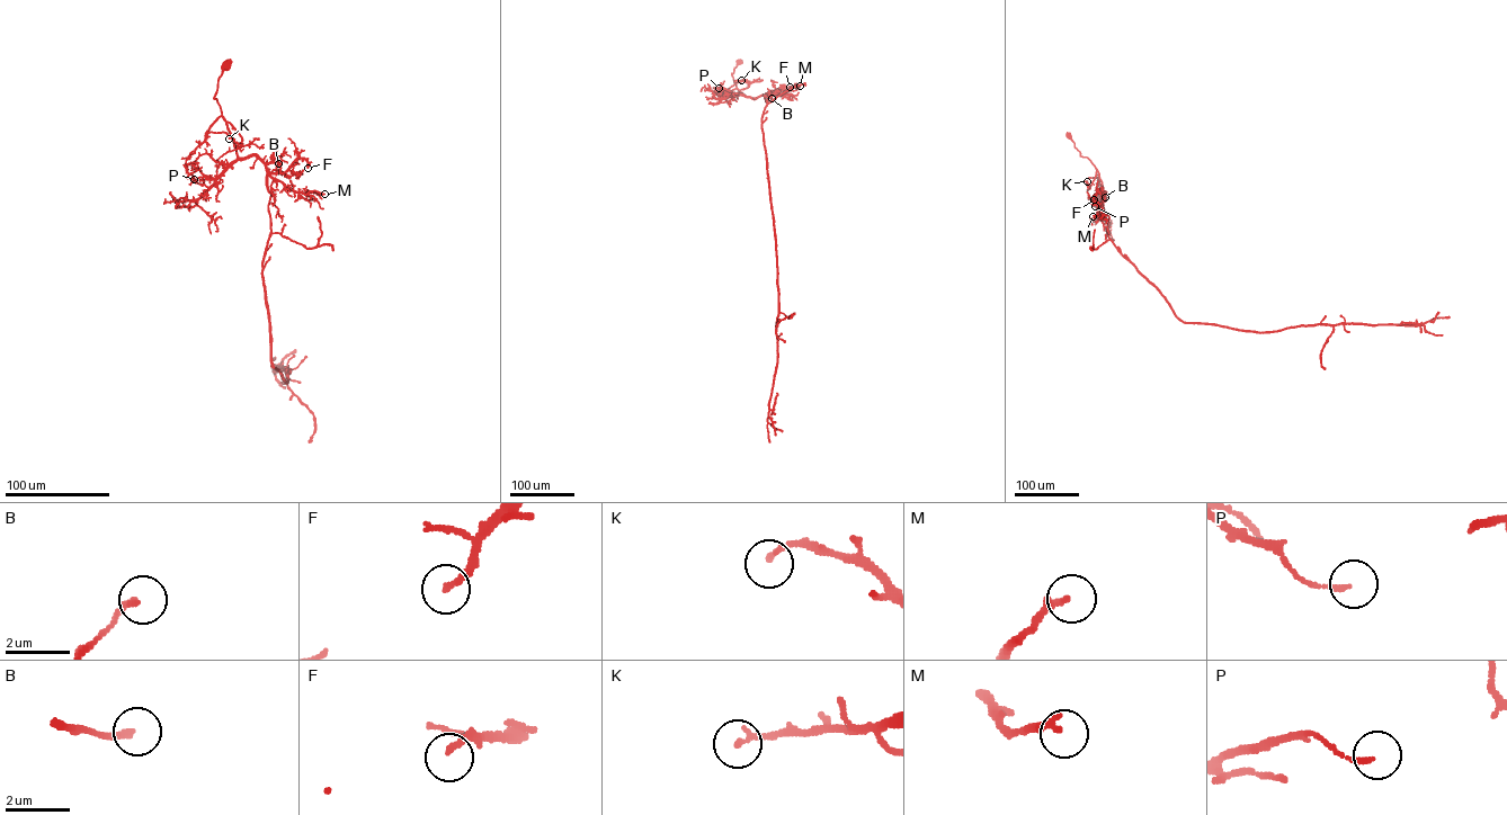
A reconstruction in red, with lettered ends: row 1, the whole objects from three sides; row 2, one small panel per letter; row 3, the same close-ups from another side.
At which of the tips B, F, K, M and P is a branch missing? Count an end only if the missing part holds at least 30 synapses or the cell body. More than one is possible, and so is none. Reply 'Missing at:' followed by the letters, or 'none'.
Missing at: none

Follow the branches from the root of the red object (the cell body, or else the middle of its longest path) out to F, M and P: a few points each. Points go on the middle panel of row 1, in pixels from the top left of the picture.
F: (740, 62), (731, 75), (737, 88), (746, 96), (756, 98), (790, 87)
M: (740, 62), (731, 75), (737, 88), (746, 96), (783, 95), (800, 86)
P: (740, 62), (731, 75), (737, 88), (746, 97), (719, 88)

